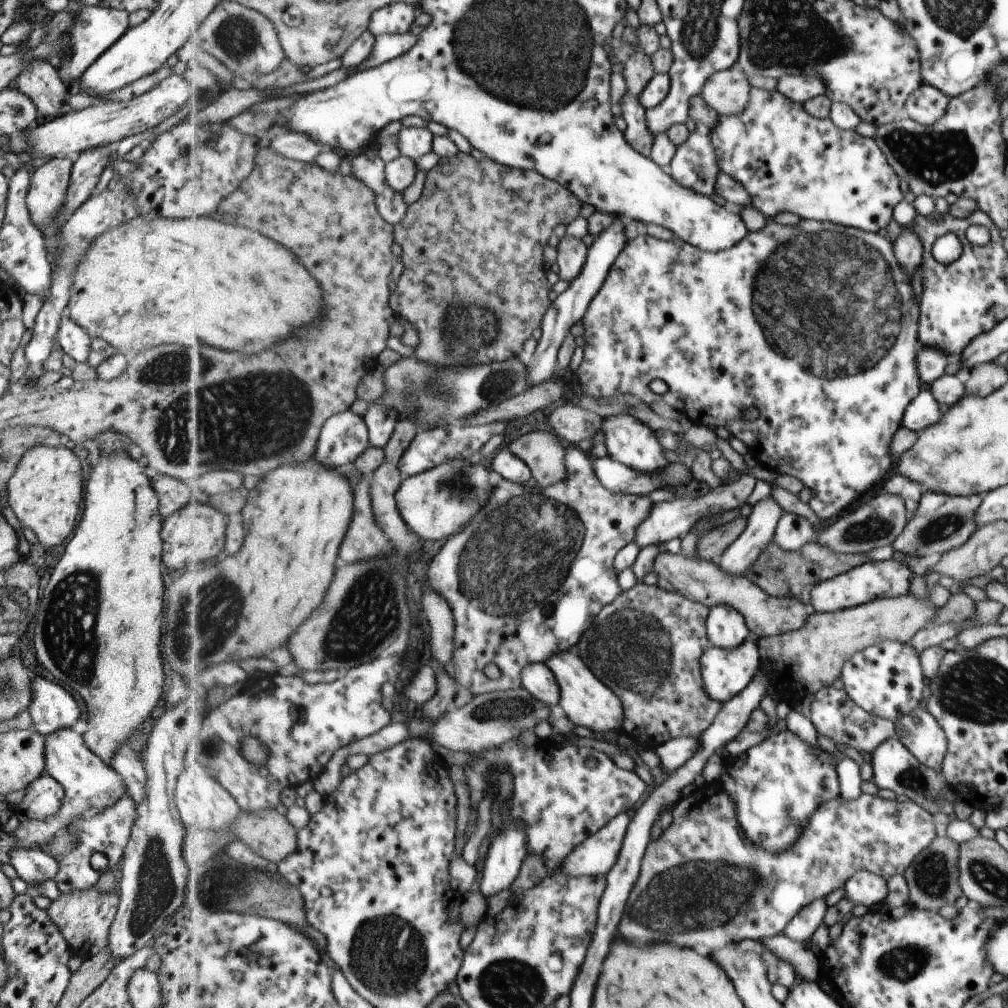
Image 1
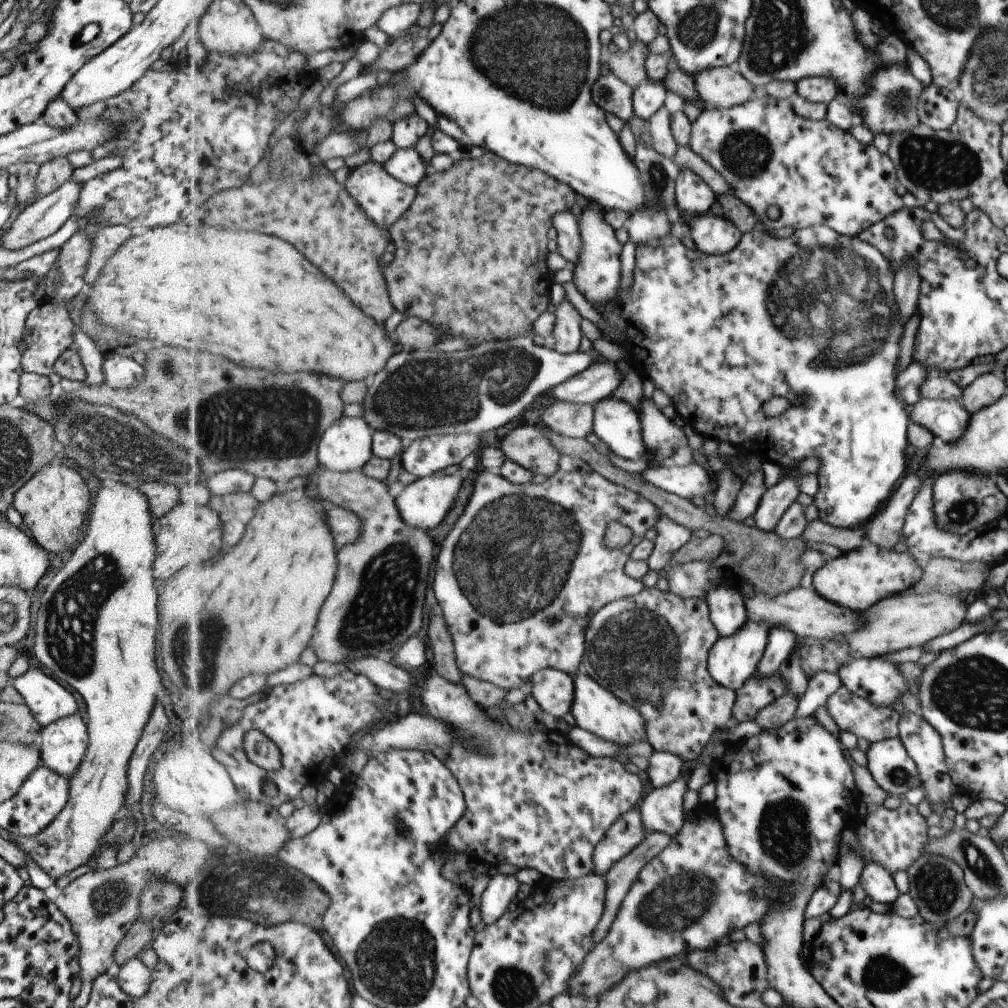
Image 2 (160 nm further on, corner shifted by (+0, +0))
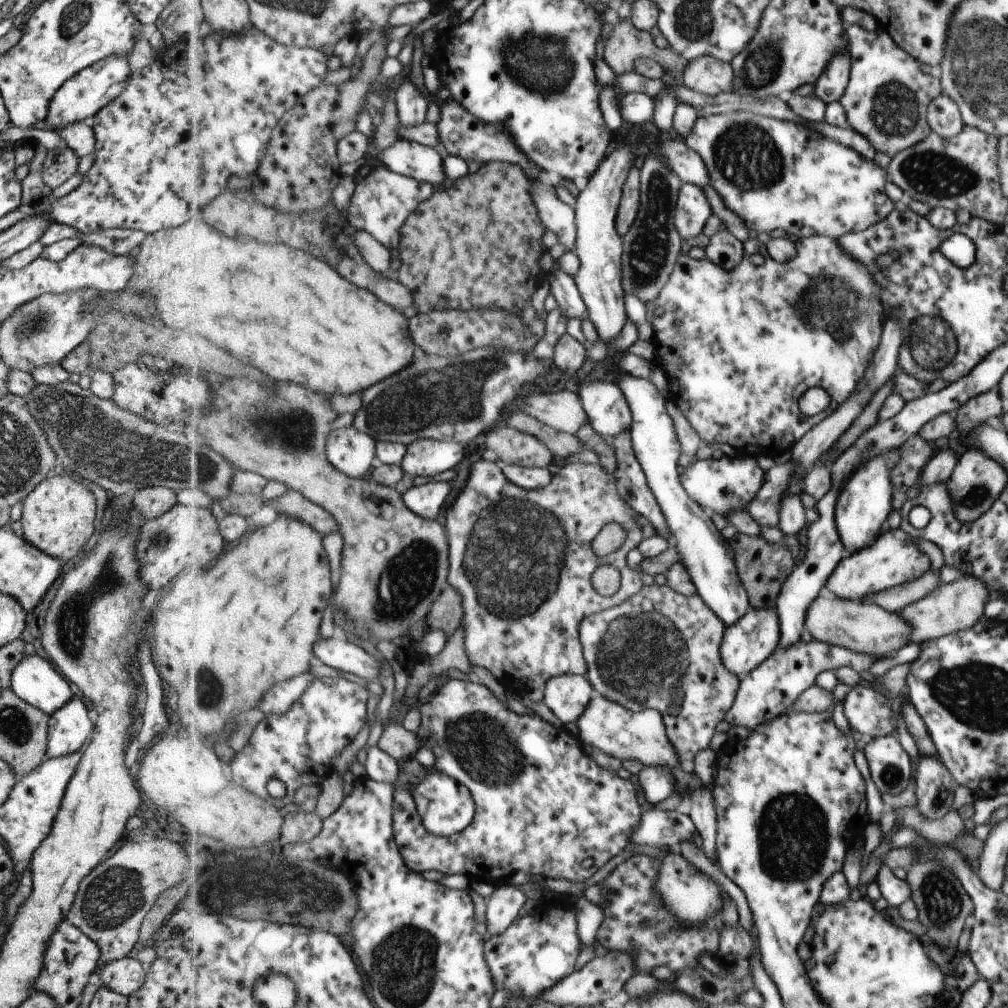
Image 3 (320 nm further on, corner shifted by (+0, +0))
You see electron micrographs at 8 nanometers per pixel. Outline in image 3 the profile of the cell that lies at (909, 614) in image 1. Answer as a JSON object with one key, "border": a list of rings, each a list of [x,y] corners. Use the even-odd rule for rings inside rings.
{"border":[[[962,575],[951,583],[941,584],[928,592],[917,602],[902,609],[899,614],[910,624],[912,632],[908,642],[922,642],[939,639],[940,636],[964,631],[975,627],[975,622],[983,616],[983,606],[987,602],[985,583],[972,575]]]}

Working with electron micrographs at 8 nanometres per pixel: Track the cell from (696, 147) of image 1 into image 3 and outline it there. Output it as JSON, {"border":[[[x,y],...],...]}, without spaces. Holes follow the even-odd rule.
{"border":[[[683,183],[679,191],[675,220],[676,227],[683,239],[697,238],[713,210],[700,186]]]}

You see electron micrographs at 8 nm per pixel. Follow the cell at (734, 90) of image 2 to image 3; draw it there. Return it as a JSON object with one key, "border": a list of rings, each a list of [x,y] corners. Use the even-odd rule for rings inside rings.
{"border":[[[709,55],[689,62],[681,78],[683,86],[711,96],[733,91],[735,80],[736,72],[731,63]]]}

